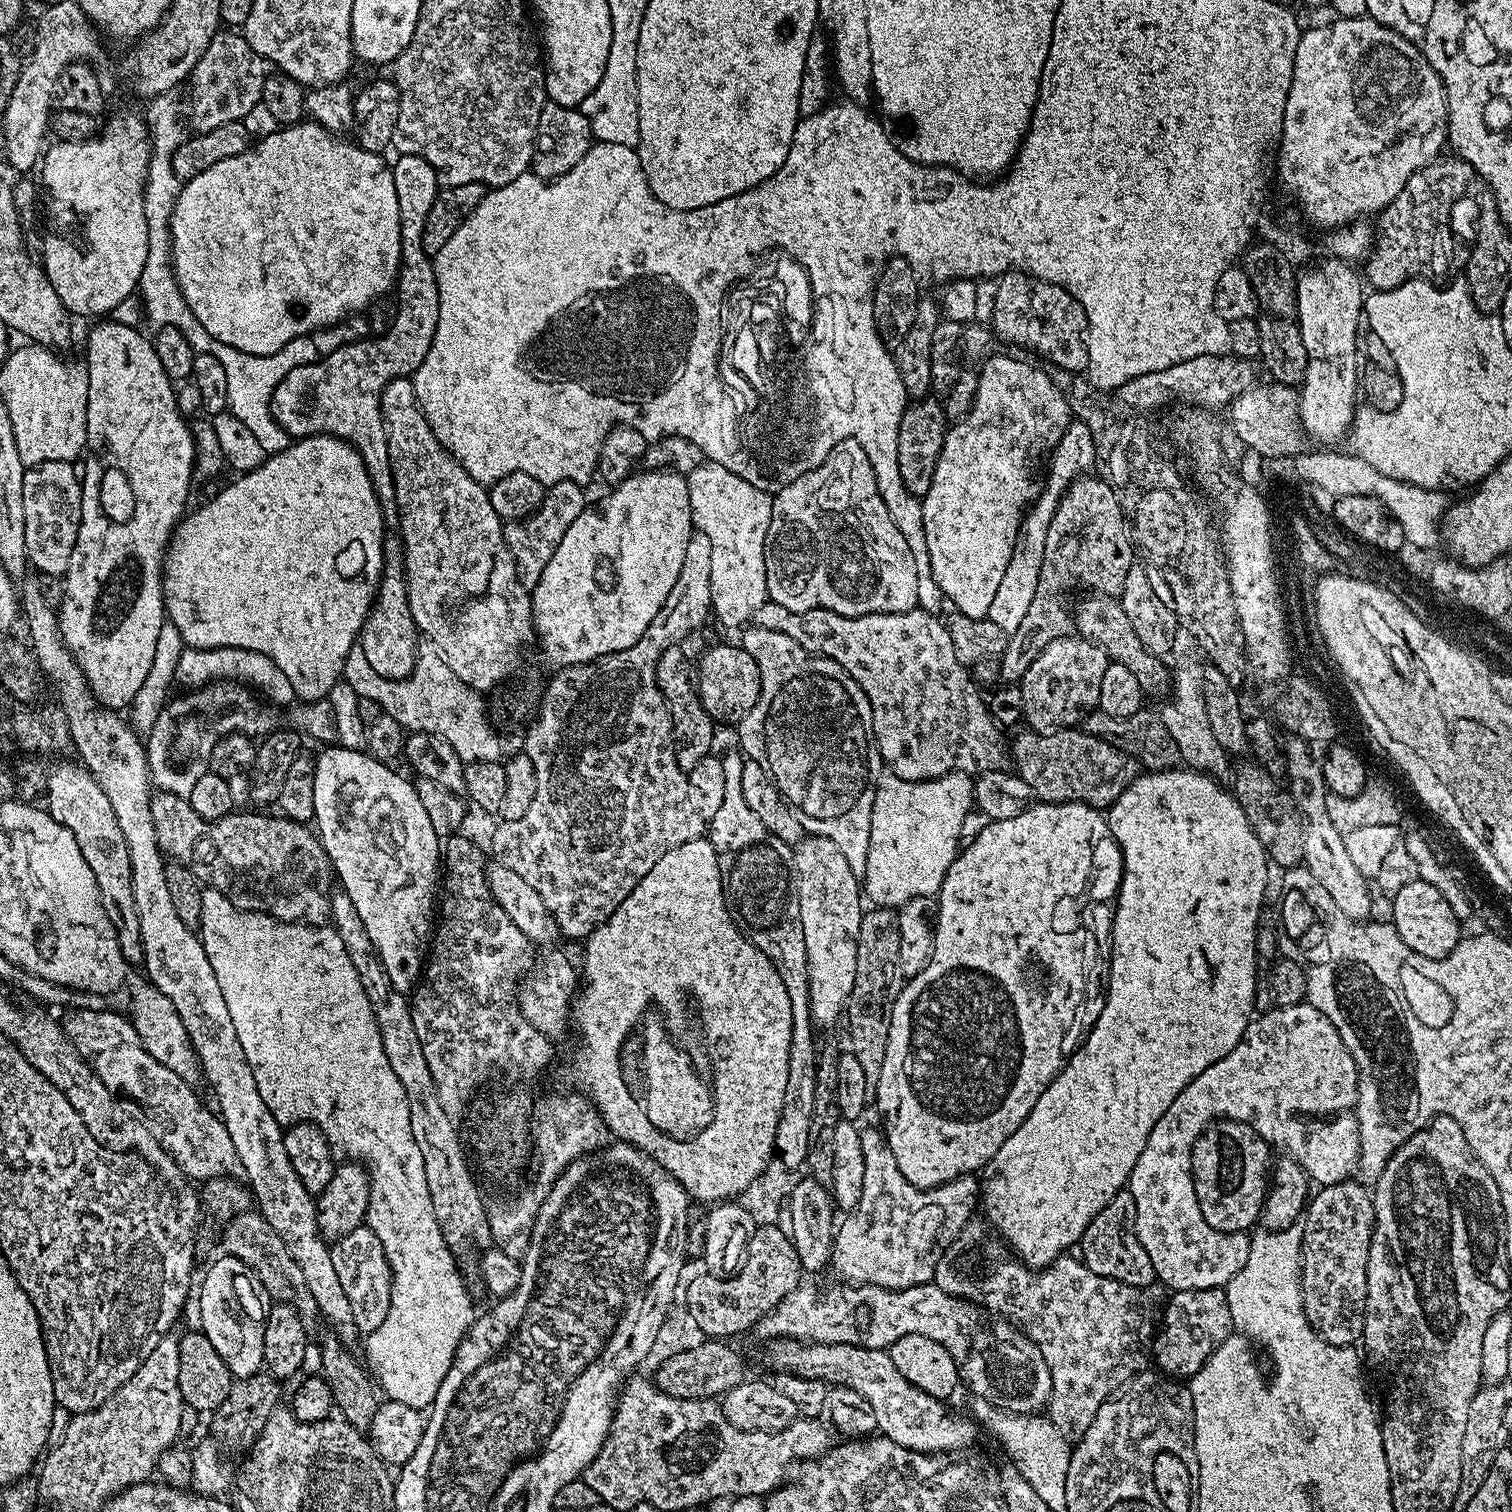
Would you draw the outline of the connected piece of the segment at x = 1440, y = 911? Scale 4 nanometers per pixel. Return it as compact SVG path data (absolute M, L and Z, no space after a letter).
M1421 879L1409 882L1407 886L1402 886L1402 890L1398 890L1396 896L1391 897L1390 904L1390 922L1398 930L1406 946L1422 954L1422 958L1444 960L1459 946L1462 939L1462 922L1454 914L1454 910L1450 910L1450 902L1446 902L1442 894L1438 894L1438 890L1430 886L1430 882Z

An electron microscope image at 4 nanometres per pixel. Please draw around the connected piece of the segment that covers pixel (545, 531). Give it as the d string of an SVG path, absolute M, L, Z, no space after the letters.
M563 480L551 485L544 493L544 500L539 510L525 520L514 520L504 524L504 541L514 558L516 567L516 579L522 582L522 586L531 590L538 578L542 578L542 570L546 570L546 562L554 558L554 550L558 550L558 542L562 542L562 534L570 530L574 518L582 514L586 507L584 501L585 489L579 484Z

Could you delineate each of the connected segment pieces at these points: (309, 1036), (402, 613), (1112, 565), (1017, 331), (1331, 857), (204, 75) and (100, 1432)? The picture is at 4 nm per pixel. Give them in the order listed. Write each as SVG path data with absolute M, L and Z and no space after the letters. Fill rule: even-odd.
M215 890L202 891L202 902L198 935L204 942L210 966L214 966L214 978L218 978L222 998L226 998L226 1010L230 1010L234 1031L238 1033L238 1042L242 1042L246 1062L250 1062L262 1102L270 1106L270 1114L281 1126L308 1121L316 1124L333 1150L344 1155L341 1157L363 1162L368 1169L370 1202L366 1227L378 1234L378 1242L386 1250L392 1271L392 1293L386 1318L373 1327L376 1329L364 1346L368 1351L367 1363L370 1368L372 1363L371 1371L382 1392L384 1387L387 1399L427 1409L450 1370L456 1348L472 1327L474 1311L468 1288L456 1269L453 1249L444 1241L438 1218L434 1218L430 1186L426 1186L426 1165L410 1128L406 1090L386 1058L372 1003L358 978L358 970L354 970L354 962L335 927L288 924L266 912L243 912Z
M421 156L395 157L391 165L394 174L394 190L398 194L398 218L400 219L400 274L398 277L398 292L400 288L400 305L396 308L396 321L392 329L385 336L377 340L356 340L353 344L344 344L336 348L332 353L321 355L319 360L312 364L303 364L278 386L272 395L272 413L282 430L288 432L289 437L303 438L306 436L336 436L339 440L345 440L356 449L356 453L362 458L366 470L370 474L370 482L374 486L374 494L380 503L382 518L384 519L384 569L380 575L380 585L376 591L376 601L372 604L366 622L360 631L358 652L364 655L368 668L374 677L384 682L402 682L412 673L412 667L416 665L418 647L418 633L414 614L410 614L408 595L406 594L406 574L404 573L404 543L400 541L400 533L396 531L400 526L400 515L396 505L394 494L394 474L390 470L390 450L386 446L386 430L384 419L380 409L382 390L392 380L400 376L411 377L413 372L422 366L422 358L426 358L426 350L430 350L430 342L434 342L434 330L438 326L438 282L436 281L436 266L433 257L426 254L422 246L422 230L426 230L426 214L430 214L430 206L434 206L434 198L438 191L436 172Z
M1085 474L1079 480L1074 481L1071 487L1064 492L1064 497L1060 499L1059 506L1054 510L1054 518L1050 518L1050 530L1046 530L1046 550L1044 551L1044 584L1040 586L1040 592L1056 592L1056 588L1068 588L1076 590L1076 587L1081 584L1082 587L1088 588L1089 593L1099 594L1102 596L1110 596L1113 598L1119 597L1122 586L1126 582L1126 574L1130 574L1130 566L1134 563L1134 553L1132 550L1130 538L1128 537L1128 523L1124 520L1123 512L1115 497L1115 492L1102 479L1097 478L1092 474Z
M1013 270L999 277L996 297L992 300L992 324L990 328L1008 344L1029 348L1040 356L1045 356L1052 364L1065 368L1068 372L1083 373L1088 367L1088 319L1084 308L1062 286L1040 280L1029 272Z
M1292 738L1284 748L1284 757L1288 760L1286 769L1286 787L1291 792L1298 810L1304 816L1304 858L1303 867L1314 874L1326 886L1330 898L1340 912L1351 916L1353 921L1360 922L1372 908L1370 880L1354 866L1346 850L1345 833L1340 831L1334 822L1330 822L1328 797L1330 795L1324 781L1324 769L1321 761L1312 757L1310 744L1301 738ZM1368 886L1370 889L1368 889ZM1372 891L1372 892L1371 892Z
M217 31L210 46L206 46L206 54L198 58L186 81L188 100L192 103L192 109L189 112L187 109L186 120L191 131L199 134L226 126L226 122L243 121L244 116L260 103L262 86L266 86L266 78L273 72L274 65L253 50L239 31Z
M169 1334L160 1339L158 1346L150 1350L142 1366L134 1370L134 1374L106 1403L99 1404L89 1412L77 1412L71 1417L61 1440L47 1449L39 1465L40 1496L52 1504L73 1504L76 1508L99 1509L123 1488L145 1483L151 1477L148 1475L157 1471L159 1455L177 1443L176 1435L182 1431L182 1414L186 1405L179 1393L178 1372L179 1339Z

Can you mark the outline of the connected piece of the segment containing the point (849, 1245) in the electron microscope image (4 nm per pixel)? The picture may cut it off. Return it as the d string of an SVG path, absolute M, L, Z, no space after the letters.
M879 1127L864 1128L861 1131L860 1137L862 1138L862 1198L858 1198L858 1206L851 1213L852 1216L844 1225L837 1227L834 1232L834 1243L832 1246L832 1258L830 1261L831 1267L837 1268L838 1271L844 1272L843 1279L848 1282L863 1282L865 1284L873 1284L879 1288L909 1288L910 1286L918 1286L919 1284L927 1284L936 1275L936 1266L938 1263L937 1253L932 1253L932 1247L939 1242L943 1236L947 1238L956 1238L965 1231L964 1228L968 1224L968 1219L972 1216L972 1211L977 1211L978 1201L982 1196L982 1184L975 1175L969 1174L967 1176L959 1176L950 1182L946 1182L937 1188L919 1188L910 1182L906 1182L906 1178L902 1178L902 1170L898 1170L898 1162L894 1162L894 1154L888 1145L888 1139L884 1136L883 1131Z

